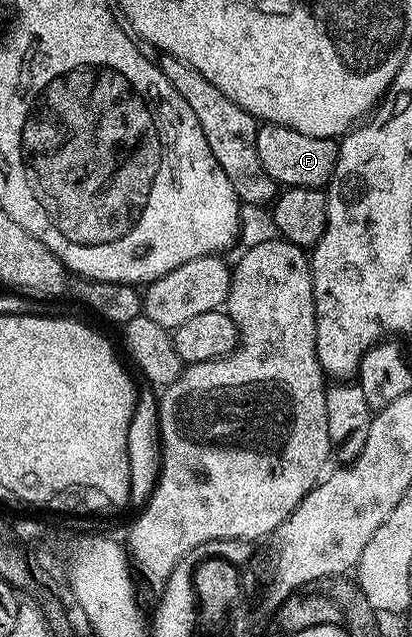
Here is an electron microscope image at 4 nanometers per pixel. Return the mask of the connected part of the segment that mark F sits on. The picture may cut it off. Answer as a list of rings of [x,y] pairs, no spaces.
[[[278,123],[261,125],[257,128],[259,161],[265,172],[285,189],[291,187],[324,188],[333,177],[338,150],[338,144],[334,140],[307,137],[307,133],[280,127]]]

